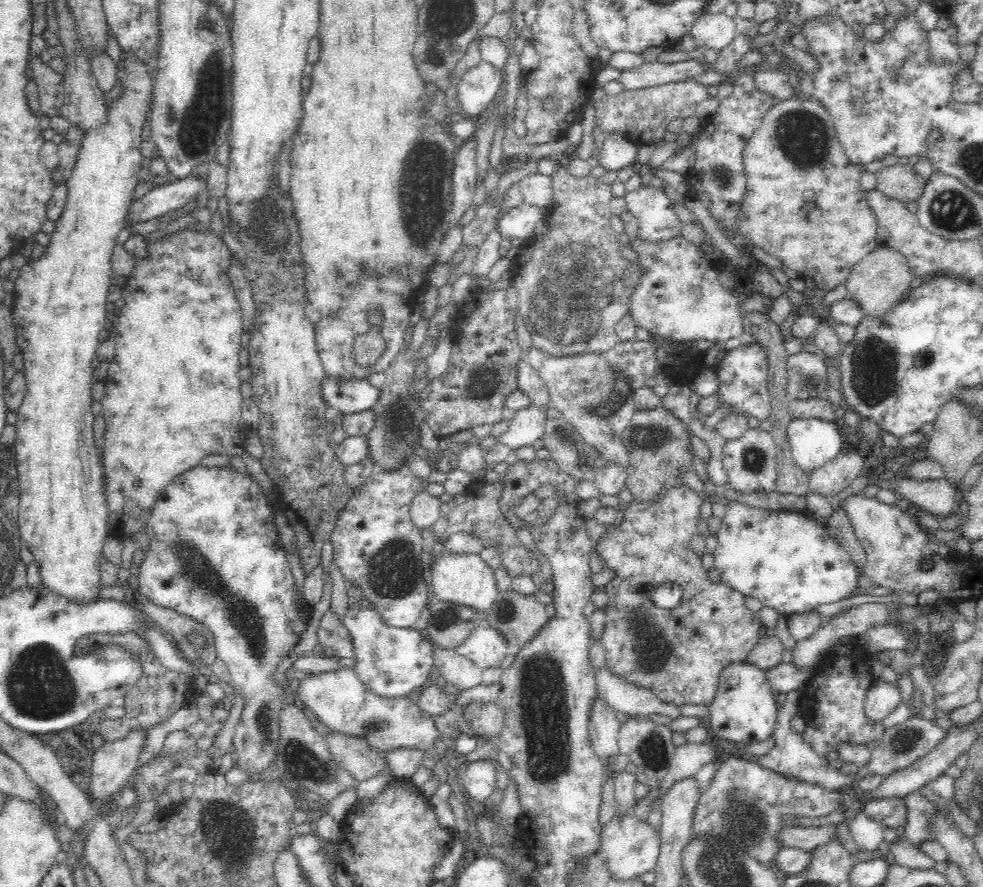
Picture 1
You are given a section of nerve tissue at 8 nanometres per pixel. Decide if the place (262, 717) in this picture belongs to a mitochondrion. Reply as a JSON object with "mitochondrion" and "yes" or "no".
{"mitochondrion":"yes"}

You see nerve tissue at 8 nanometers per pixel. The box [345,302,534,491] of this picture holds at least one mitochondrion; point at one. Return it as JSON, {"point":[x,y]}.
{"point":[485,382]}

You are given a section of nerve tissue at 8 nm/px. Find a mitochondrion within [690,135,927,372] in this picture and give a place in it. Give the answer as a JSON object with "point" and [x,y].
{"point":[725,174]}

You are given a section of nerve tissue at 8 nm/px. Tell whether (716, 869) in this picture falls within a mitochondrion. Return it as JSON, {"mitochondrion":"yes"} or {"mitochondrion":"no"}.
{"mitochondrion":"yes"}

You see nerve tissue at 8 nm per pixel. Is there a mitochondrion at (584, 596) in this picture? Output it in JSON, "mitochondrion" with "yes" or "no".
{"mitochondrion":"no"}

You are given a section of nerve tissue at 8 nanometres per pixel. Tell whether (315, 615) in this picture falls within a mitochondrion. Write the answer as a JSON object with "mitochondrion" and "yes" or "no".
{"mitochondrion":"no"}

